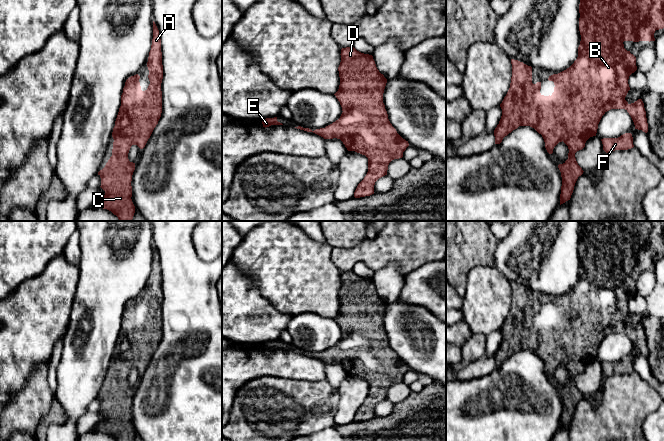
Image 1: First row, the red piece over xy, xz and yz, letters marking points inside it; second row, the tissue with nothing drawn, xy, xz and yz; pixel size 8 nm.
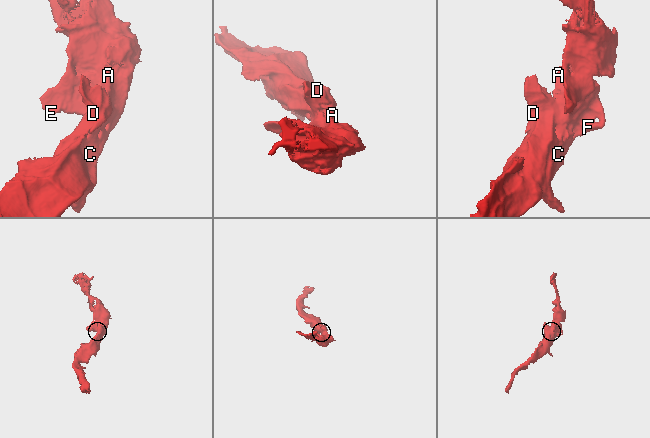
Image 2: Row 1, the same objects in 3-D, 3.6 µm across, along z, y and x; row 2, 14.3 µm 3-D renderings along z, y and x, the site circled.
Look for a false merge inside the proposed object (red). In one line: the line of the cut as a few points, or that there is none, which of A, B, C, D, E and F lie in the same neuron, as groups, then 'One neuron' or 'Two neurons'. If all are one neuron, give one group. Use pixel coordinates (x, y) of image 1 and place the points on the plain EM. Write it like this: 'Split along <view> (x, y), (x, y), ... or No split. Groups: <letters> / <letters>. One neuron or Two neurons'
No split. Groups: A B C D E F. One neuron

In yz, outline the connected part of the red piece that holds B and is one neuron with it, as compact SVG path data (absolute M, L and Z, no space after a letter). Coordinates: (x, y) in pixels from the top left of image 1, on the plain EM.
M580 221L579 237L581 265L578 271L578 281L566 294L549 300L548 304L553 305L555 309L551 320L544 320L540 317L541 306L532 307L531 290L511 283L510 312L500 328L502 340L494 354L495 368L500 368L505 360L519 350L530 350L542 359L549 378L553 377L554 371L559 366L563 365L568 370L568 383L558 389L562 401L560 429L570 424L575 407L584 396L576 385L575 377L585 371L585 367L590 361L596 360L598 348L607 335L625 333L631 340L635 353L648 356L646 335L642 323L631 328L625 324L630 314L629 300L637 294L637 290L636 281L624 272L623 266L655 265L655 255L664 252L664 221Z

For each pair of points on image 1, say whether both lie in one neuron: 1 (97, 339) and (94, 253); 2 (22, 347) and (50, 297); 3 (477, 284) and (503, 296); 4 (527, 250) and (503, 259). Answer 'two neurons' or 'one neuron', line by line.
1: one neuron
2: one neuron
3: one neuron
4: one neuron

